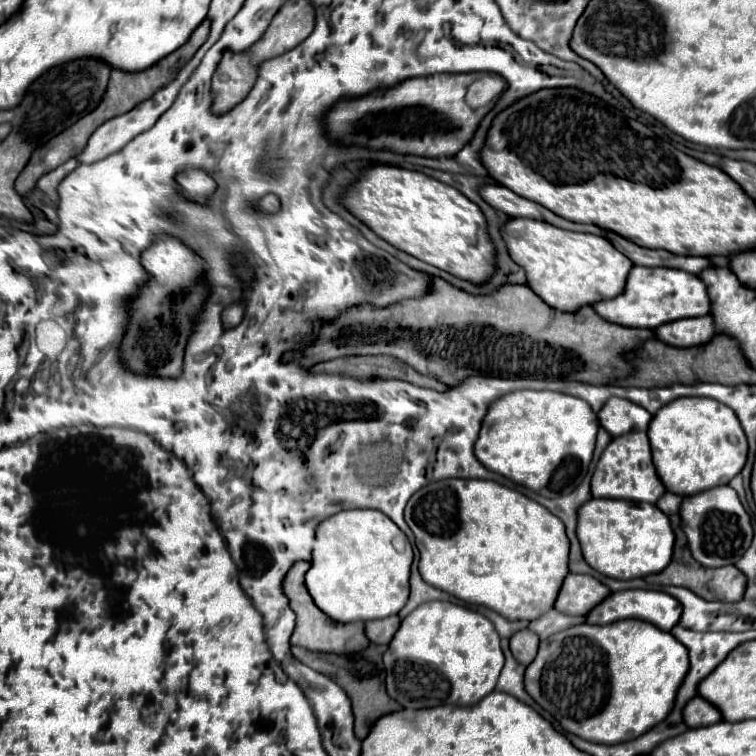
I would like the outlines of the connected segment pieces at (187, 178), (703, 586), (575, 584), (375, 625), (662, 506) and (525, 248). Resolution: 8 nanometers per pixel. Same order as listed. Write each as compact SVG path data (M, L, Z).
M183 170L177 174L177 184L185 198L203 204L217 190L217 182L205 170Z
M679 526L673 528L675 532L675 550L673 550L673 558L671 558L671 564L661 570L659 574L653 574L653 576L647 576L647 584L655 586L653 582L659 582L657 586L685 586L689 590L693 590L697 596L705 598L705 600L723 600L723 602L737 602L739 598L743 598L745 594L745 576L733 566L721 566L721 568L705 568L701 566L695 558L691 558L689 554L689 548L687 548L687 542L685 542L685 534L681 532Z
M567 574L553 608L563 614L585 616L601 598L607 598L609 592L605 584L589 574Z
M397 614L381 618L381 620L369 620L365 622L365 634L375 644L389 644L399 624L401 624L401 618L397 618Z
M665 492L665 494L655 502L655 506L657 506L661 512L665 512L667 516L677 514L677 510L679 510L679 506L681 506L681 496Z
M513 218L503 226L503 238L511 258L525 268L529 286L561 312L577 312L581 306L593 306L619 296L633 268L633 262L607 238L561 230L541 220Z

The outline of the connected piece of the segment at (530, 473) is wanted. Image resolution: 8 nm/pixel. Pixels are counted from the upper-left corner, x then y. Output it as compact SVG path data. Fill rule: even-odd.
M515 390L491 402L475 442L475 456L491 472L557 498L575 490L585 478L597 430L595 412L581 398L551 390Z

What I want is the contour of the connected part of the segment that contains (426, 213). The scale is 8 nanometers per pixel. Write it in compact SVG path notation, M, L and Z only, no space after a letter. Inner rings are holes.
M369 166L361 180L349 188L349 192L343 196L343 204L361 218L371 230L375 230L381 238L397 246L399 250L405 250L407 254L413 254L415 258L433 264L457 278L469 280L473 284L485 284L493 278L497 270L497 250L495 244L489 238L487 232L487 218L481 212L481 208L471 202L467 196L463 196L457 188L443 184L435 178L429 178L421 172L397 168L397 166Z

